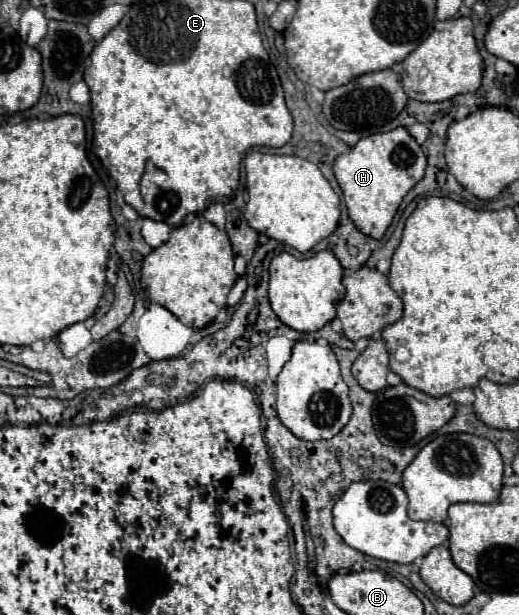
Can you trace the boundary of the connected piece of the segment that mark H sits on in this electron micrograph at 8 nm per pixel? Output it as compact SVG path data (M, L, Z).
M398 127L388 133L369 134L348 151L336 157L334 177L344 191L344 201L354 225L368 237L380 239L392 223L404 195L424 177L426 155L414 137Z

